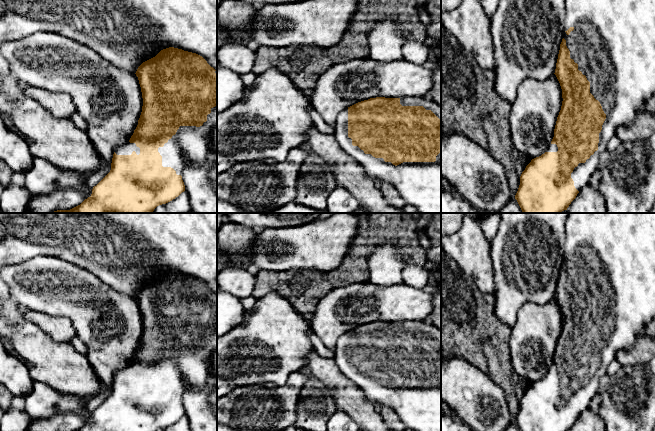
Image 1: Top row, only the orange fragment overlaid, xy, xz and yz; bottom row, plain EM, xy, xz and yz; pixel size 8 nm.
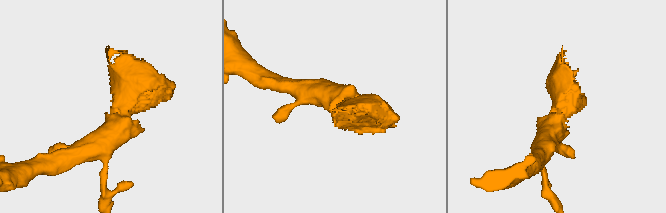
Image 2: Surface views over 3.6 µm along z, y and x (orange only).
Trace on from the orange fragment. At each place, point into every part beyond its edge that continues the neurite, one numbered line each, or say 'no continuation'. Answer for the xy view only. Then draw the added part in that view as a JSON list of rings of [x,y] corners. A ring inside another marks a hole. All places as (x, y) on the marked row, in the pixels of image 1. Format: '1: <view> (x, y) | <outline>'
1: xy (190, 145) | [[[217,104],[211,108],[202,126],[180,126],[176,134],[158,148],[162,166],[171,167],[181,175],[188,164],[200,166],[212,147],[212,131],[217,127]]]

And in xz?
1: xz (419, 183) | [[[348,108],[337,116],[335,138],[340,148],[364,168],[367,177],[391,184],[406,205],[416,207],[417,213],[441,213],[441,148],[435,162],[403,162],[397,166],[385,162],[383,158],[365,154],[358,146],[353,146],[352,139],[348,137]]]

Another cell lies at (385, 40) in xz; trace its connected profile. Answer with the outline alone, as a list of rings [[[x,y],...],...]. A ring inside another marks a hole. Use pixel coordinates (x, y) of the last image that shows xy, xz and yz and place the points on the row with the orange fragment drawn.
[[[381,20],[374,23],[368,33],[370,59],[378,62],[403,59],[401,50],[408,39],[401,33],[400,25],[393,20]]]

